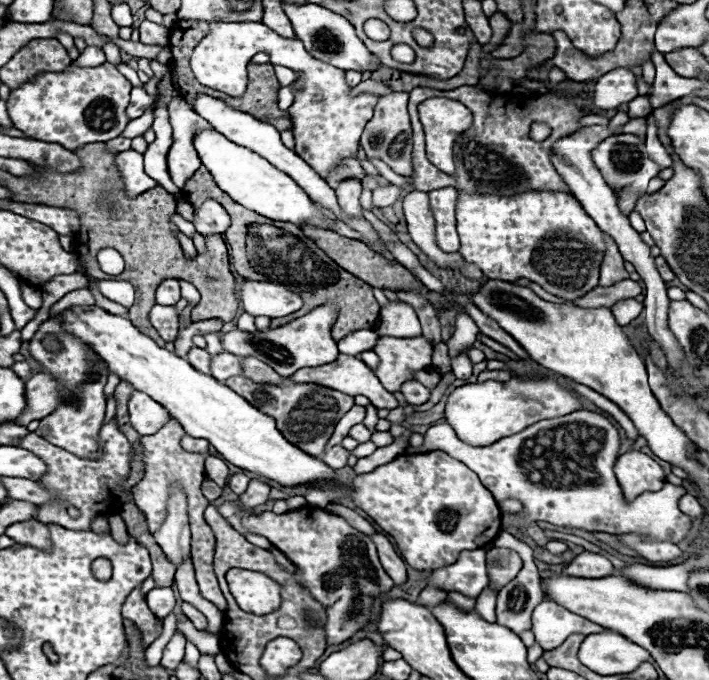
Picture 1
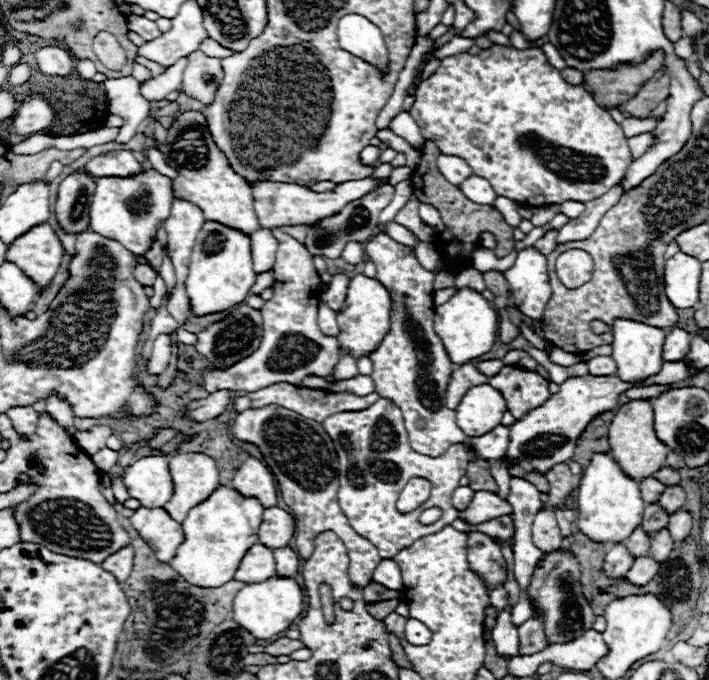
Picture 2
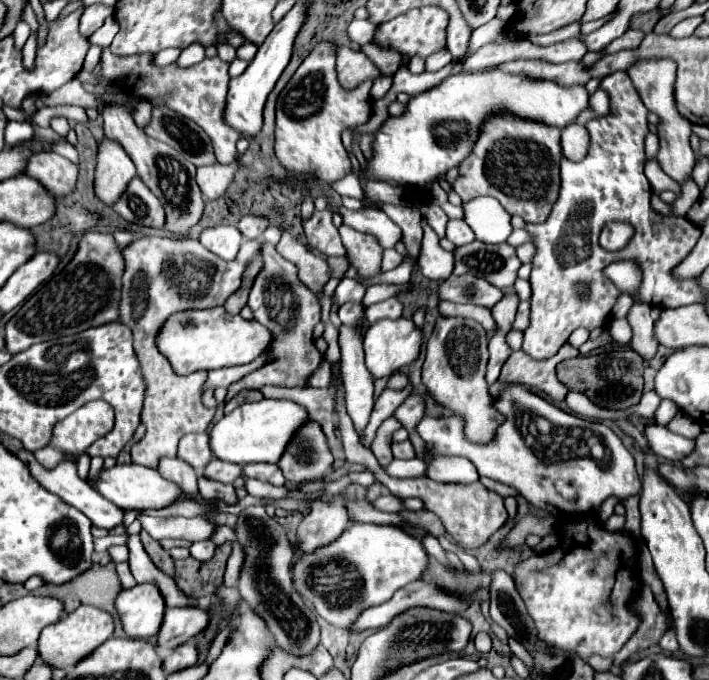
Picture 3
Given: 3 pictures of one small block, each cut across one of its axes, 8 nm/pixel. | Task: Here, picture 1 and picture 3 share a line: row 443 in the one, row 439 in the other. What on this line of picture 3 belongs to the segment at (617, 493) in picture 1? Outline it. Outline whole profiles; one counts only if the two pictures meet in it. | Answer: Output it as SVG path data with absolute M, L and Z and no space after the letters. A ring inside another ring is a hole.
M508 386L496 400L496 408L506 416L506 422L498 428L496 438L490 444L470 444L464 438L460 416L424 416L416 430L428 444L426 456L416 456L414 460L392 460L388 466L382 466L382 470L394 478L420 478L426 476L428 460L436 456L464 456L476 466L480 476L488 476L514 488L532 506L544 508L554 516L574 512L588 514L598 510L608 496L628 498L640 494L642 486L634 458L608 426L566 414L524 386ZM544 478L572 482L578 492L576 502L562 498L552 486L544 486Z

